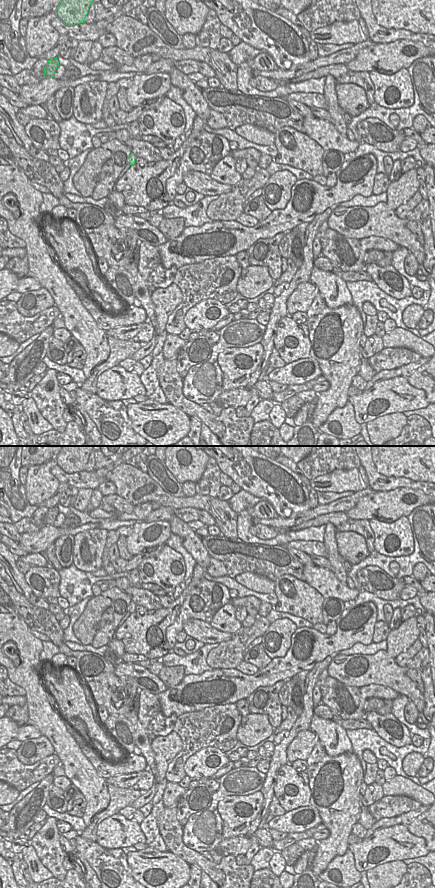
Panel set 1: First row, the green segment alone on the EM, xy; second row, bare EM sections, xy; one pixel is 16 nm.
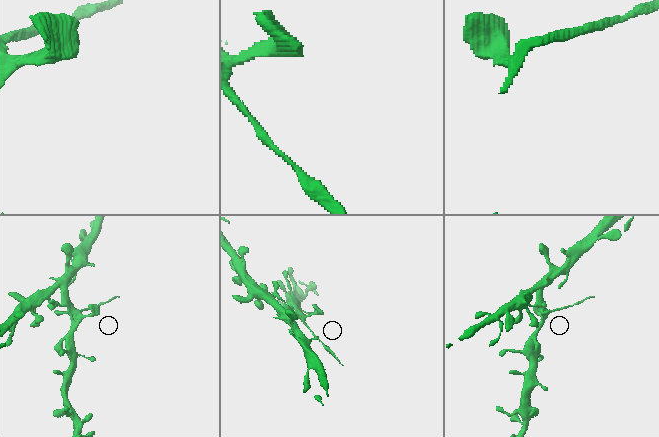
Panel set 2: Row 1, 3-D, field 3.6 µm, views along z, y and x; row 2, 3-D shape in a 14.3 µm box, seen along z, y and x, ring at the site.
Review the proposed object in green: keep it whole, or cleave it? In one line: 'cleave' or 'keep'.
cleave

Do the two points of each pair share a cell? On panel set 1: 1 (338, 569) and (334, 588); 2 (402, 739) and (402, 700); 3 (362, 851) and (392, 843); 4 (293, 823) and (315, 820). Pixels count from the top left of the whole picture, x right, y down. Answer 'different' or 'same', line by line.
1: different
2: different
3: same
4: same

